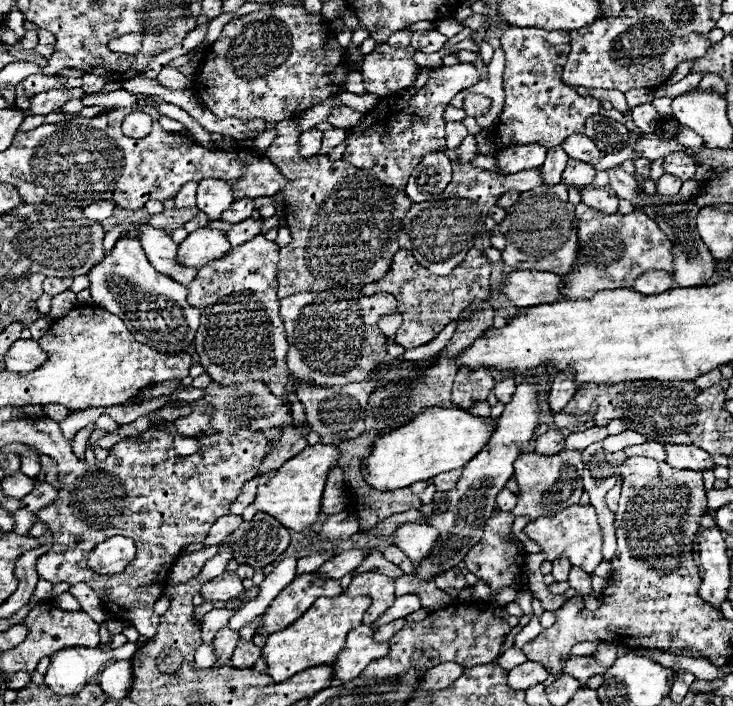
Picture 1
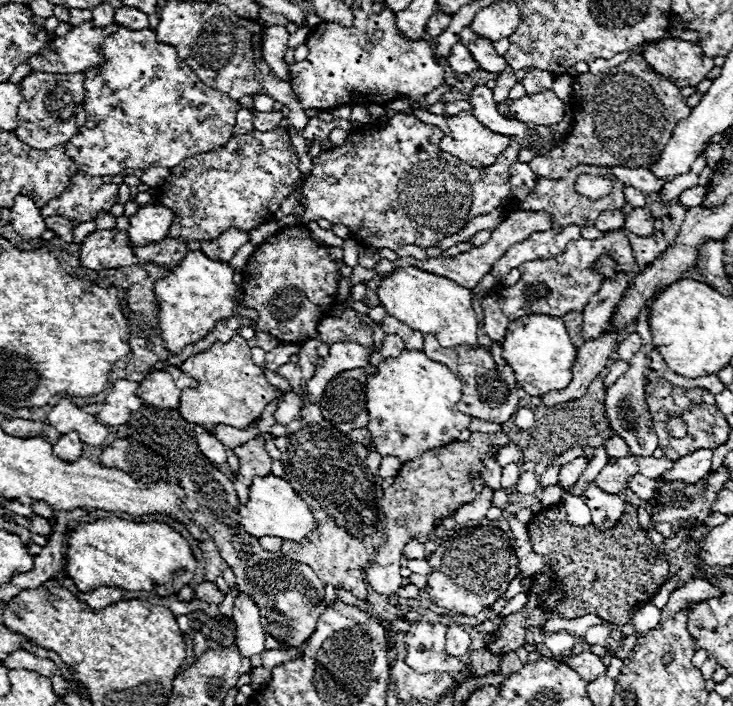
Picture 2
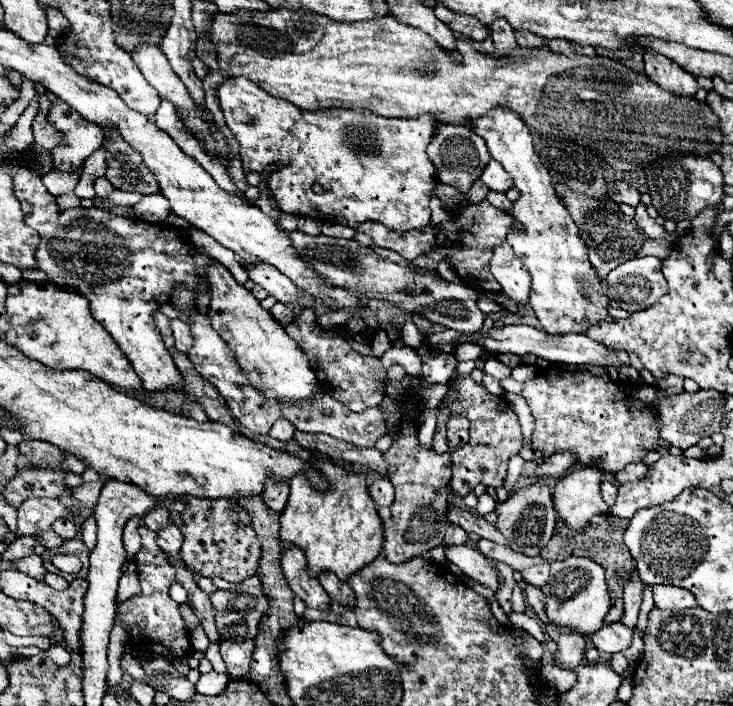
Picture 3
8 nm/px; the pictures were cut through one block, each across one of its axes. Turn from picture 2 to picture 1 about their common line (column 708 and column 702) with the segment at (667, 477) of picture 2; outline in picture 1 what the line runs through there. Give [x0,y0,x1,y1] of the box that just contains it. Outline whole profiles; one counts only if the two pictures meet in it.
[664,444,714,470]

